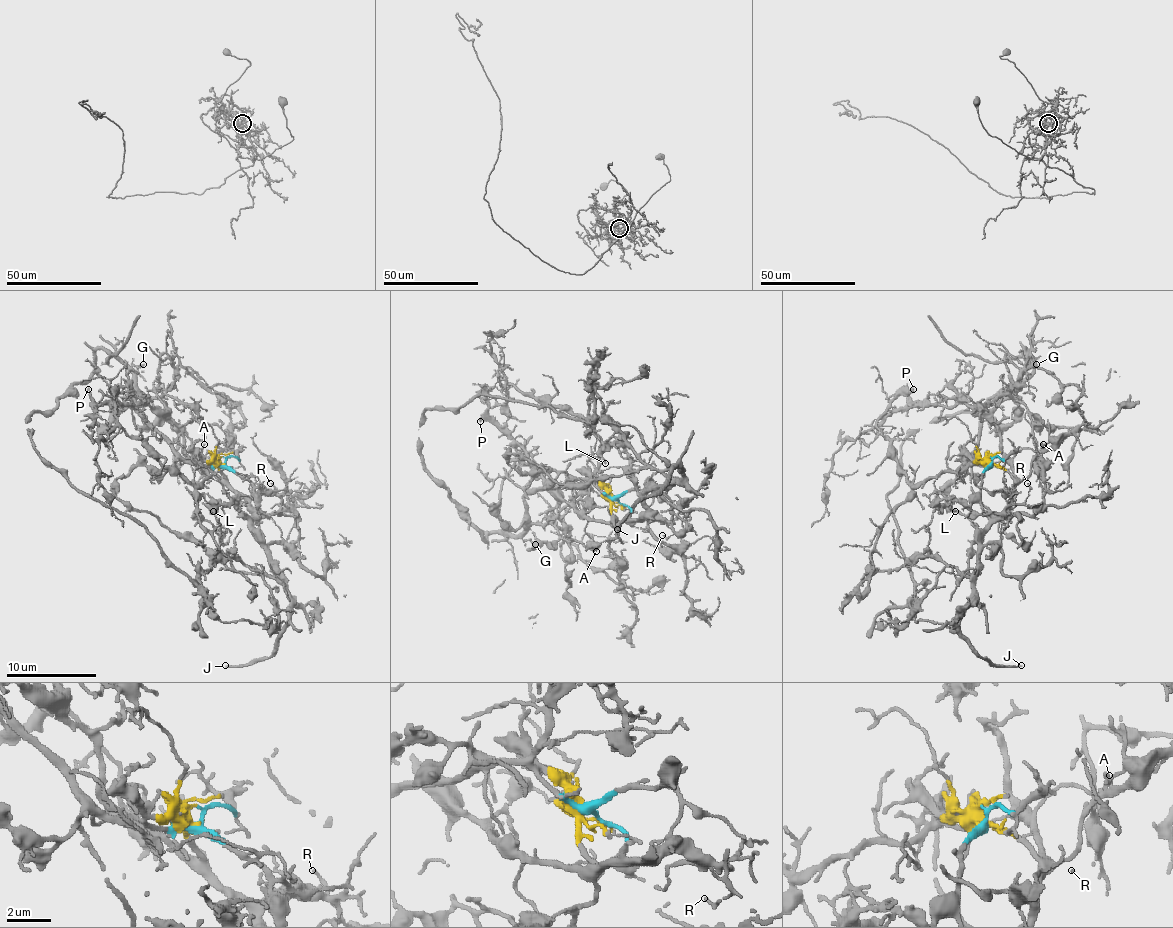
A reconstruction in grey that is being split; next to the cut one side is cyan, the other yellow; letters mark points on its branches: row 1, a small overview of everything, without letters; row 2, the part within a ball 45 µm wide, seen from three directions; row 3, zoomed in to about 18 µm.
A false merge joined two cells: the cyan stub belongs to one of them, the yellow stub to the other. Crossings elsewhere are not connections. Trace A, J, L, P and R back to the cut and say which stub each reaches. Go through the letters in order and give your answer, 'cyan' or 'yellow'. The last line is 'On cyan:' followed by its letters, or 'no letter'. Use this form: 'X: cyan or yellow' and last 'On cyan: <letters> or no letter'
A: yellow
J: yellow
L: yellow
P: yellow
R: cyan
On cyan: R

